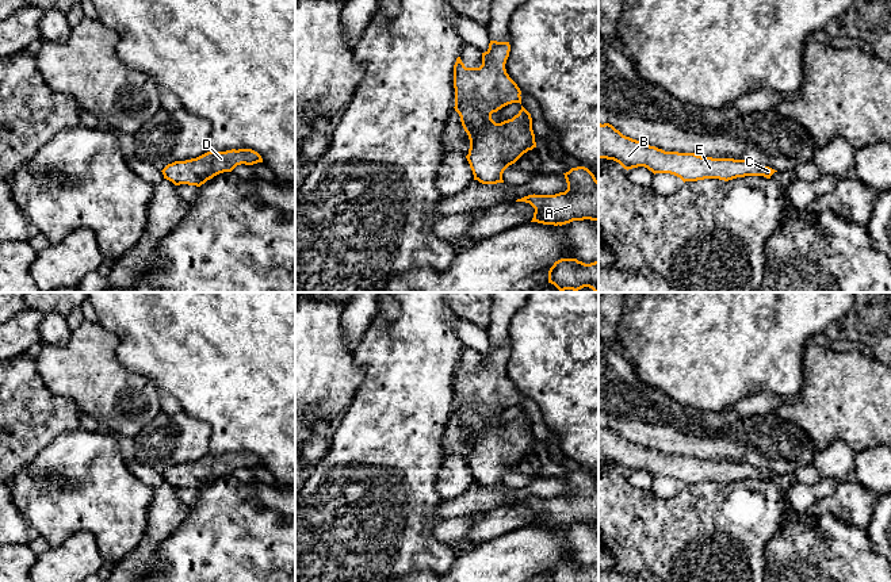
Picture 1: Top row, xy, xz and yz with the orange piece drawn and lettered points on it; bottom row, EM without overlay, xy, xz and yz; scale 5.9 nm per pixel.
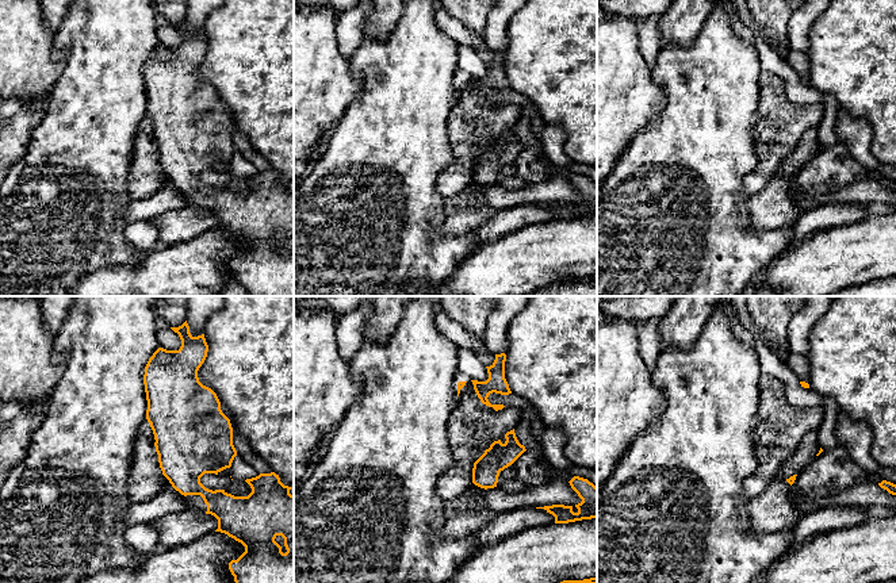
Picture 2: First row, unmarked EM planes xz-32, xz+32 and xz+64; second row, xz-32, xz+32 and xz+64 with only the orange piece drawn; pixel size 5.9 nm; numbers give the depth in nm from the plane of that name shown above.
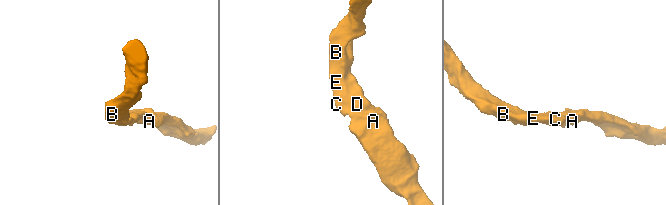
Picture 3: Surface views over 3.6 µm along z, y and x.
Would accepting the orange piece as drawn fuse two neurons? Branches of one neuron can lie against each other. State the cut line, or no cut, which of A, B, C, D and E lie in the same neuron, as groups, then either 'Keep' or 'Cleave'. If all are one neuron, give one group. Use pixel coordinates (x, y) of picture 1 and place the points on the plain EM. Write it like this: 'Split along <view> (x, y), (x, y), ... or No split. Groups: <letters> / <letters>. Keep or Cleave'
No split. Groups: A B C D E. Keep

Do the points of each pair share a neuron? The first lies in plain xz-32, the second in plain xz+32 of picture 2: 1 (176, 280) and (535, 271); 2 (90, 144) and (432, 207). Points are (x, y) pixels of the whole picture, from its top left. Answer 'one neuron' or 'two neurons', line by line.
1: one neuron
2: one neuron

